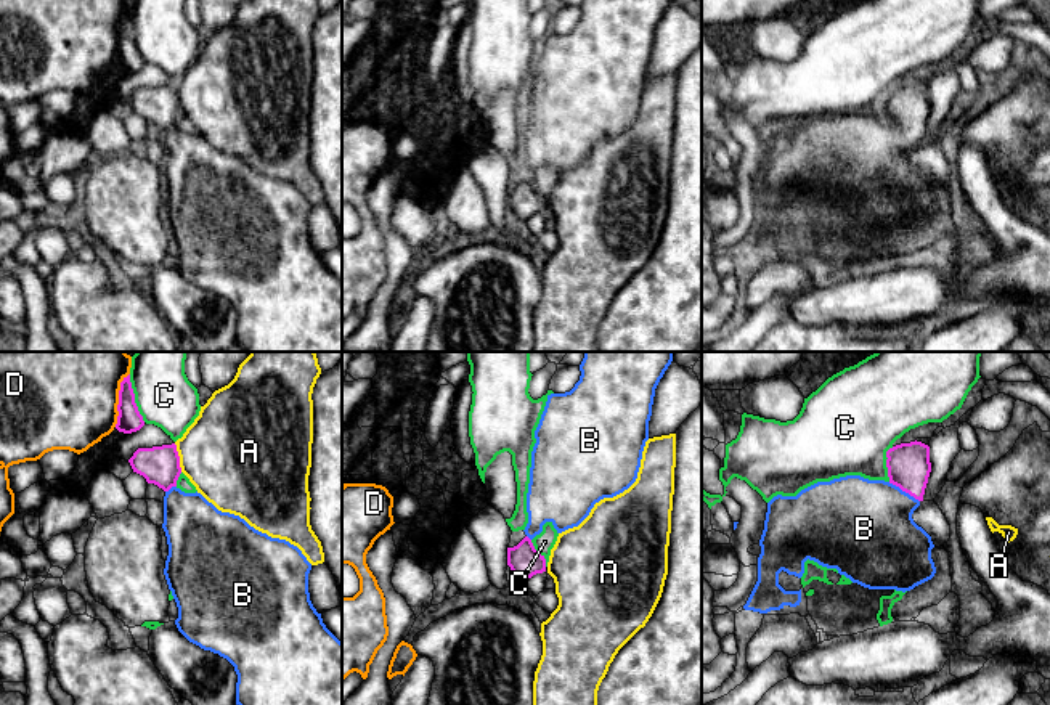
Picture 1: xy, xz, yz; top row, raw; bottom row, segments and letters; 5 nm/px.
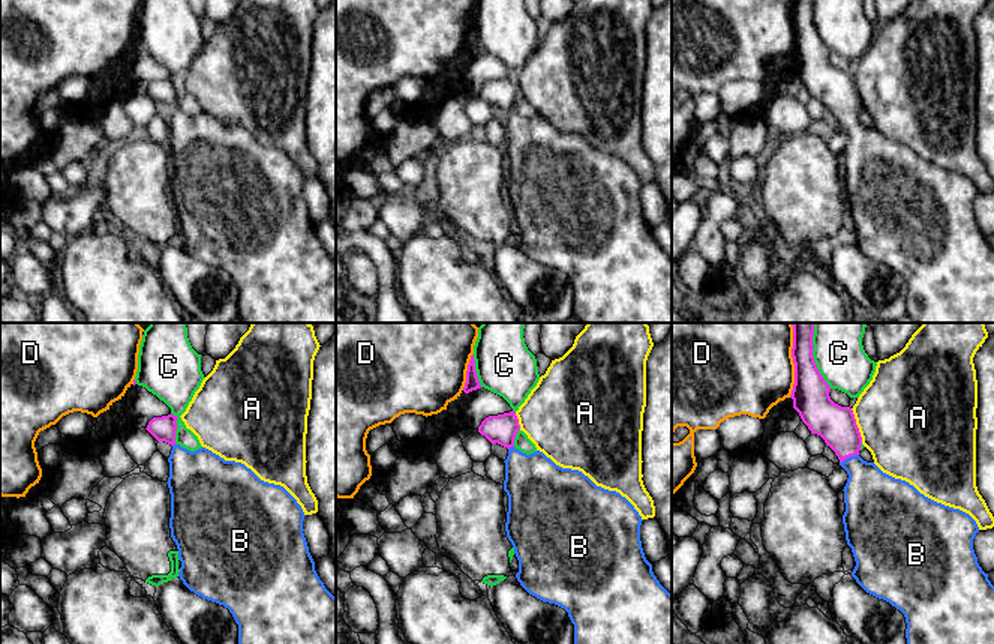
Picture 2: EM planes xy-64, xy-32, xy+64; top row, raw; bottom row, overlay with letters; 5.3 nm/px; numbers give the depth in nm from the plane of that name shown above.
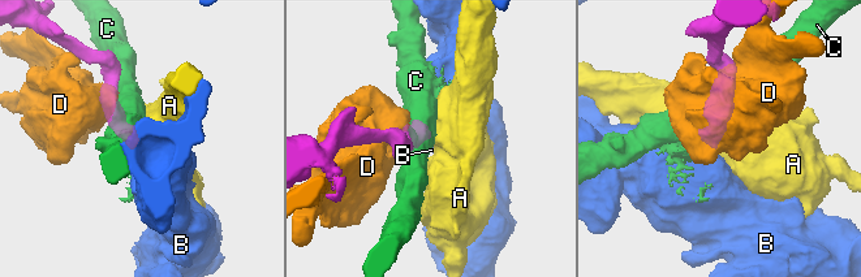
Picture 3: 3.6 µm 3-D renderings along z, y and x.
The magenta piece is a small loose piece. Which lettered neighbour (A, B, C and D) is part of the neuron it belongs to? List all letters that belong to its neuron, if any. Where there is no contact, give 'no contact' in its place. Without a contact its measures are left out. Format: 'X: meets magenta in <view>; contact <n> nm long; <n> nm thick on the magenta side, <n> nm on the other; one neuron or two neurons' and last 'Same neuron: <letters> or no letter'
A: meets magenta in xy; contact 150 nm long; 190 nm thick on the magenta side, 480 nm on the other; two neurons
B: meets magenta in yz; contact 190 nm long; 220 nm thick on the magenta side, 440 nm on the other; one neuron
C: meets magenta in xy; contact 260 nm long; 120 nm thick on the magenta side, 280 nm on the other; two neurons
D: meets magenta in xy; contact 280 nm long; 120 nm thick on the magenta side, 440 nm on the other; two neurons
Same neuron: B

